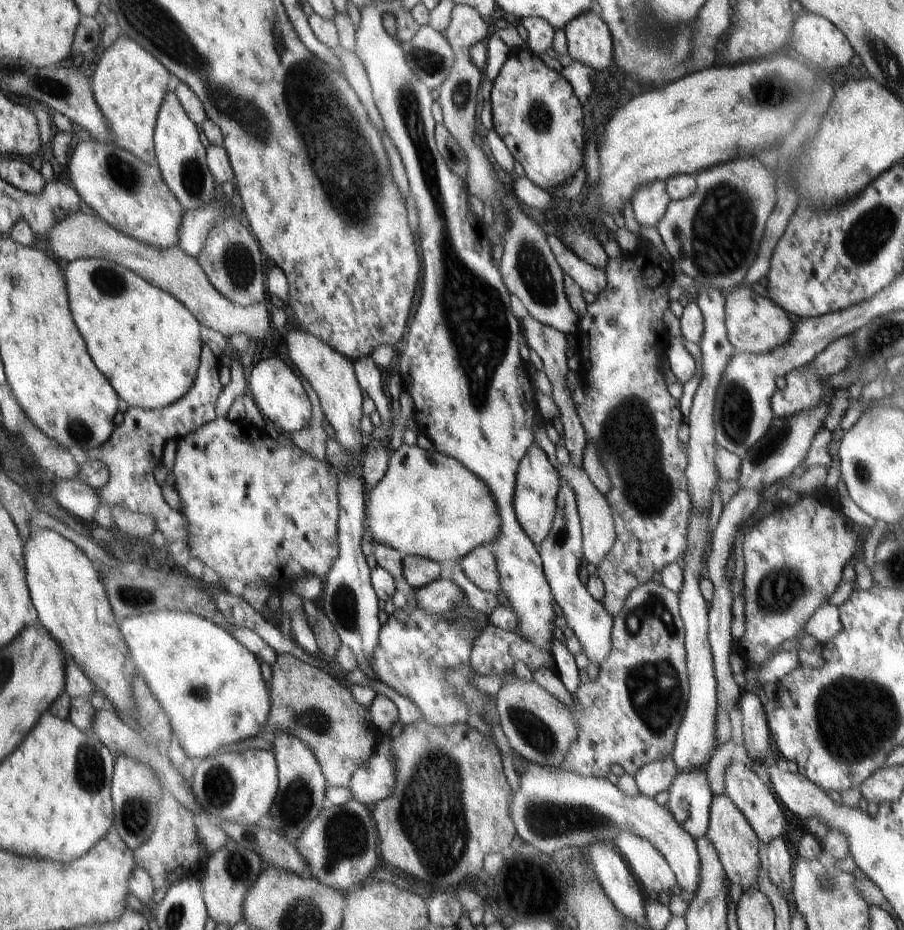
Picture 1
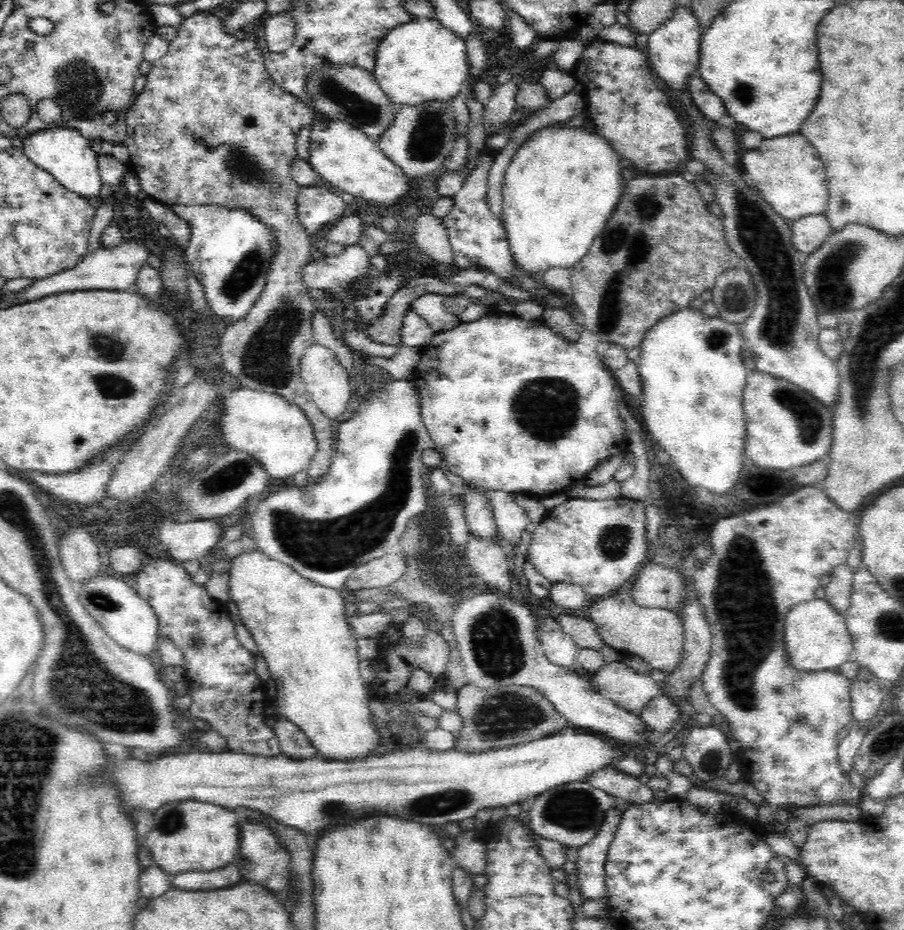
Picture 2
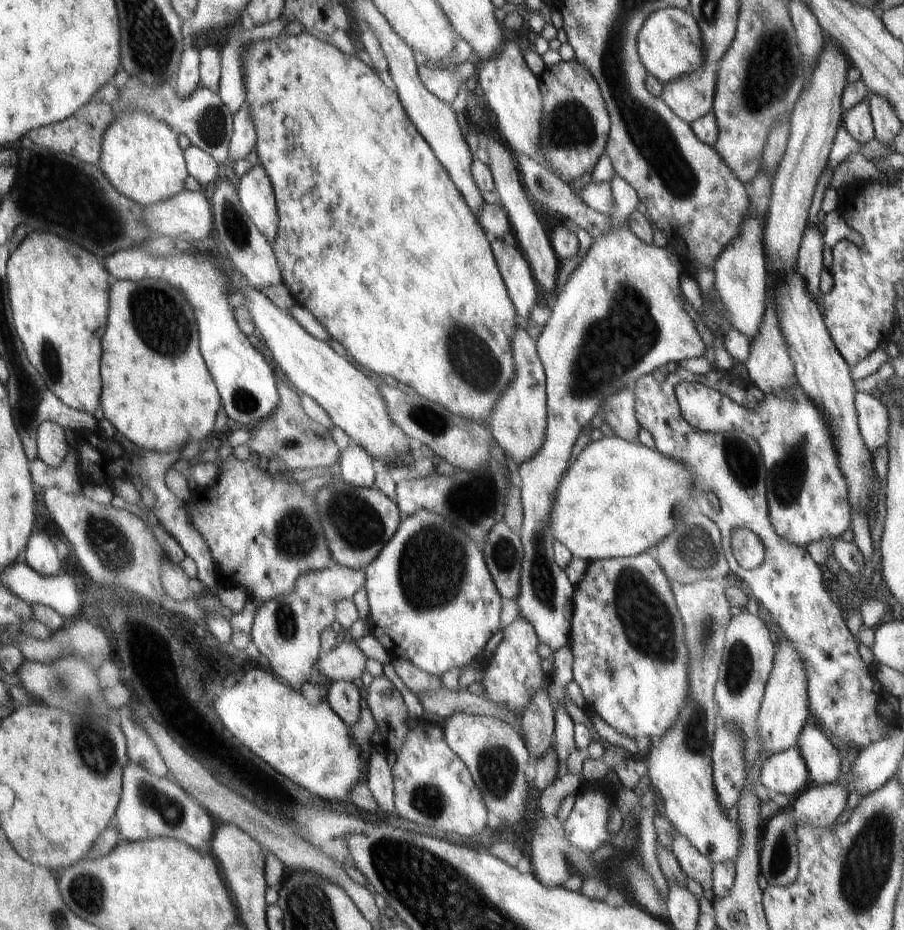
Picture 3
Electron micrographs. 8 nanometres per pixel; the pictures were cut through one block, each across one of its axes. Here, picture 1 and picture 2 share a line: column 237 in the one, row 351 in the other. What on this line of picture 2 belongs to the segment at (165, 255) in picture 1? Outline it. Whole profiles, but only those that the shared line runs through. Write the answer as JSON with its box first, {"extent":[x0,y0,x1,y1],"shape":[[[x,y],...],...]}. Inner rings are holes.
{"extent":[300,343,352,423],"shape":[[[318,343],[311,344],[302,355],[300,374],[317,407],[336,423],[336,417],[346,410],[346,406],[352,398],[352,393],[350,392],[348,373],[344,369],[344,365],[337,359],[335,352],[330,350],[330,347]]]}

